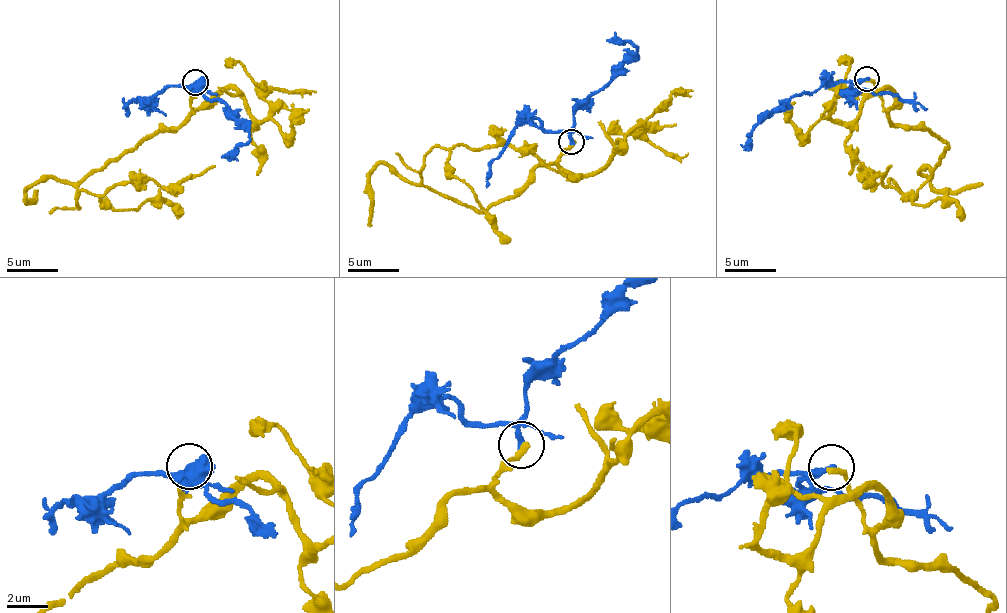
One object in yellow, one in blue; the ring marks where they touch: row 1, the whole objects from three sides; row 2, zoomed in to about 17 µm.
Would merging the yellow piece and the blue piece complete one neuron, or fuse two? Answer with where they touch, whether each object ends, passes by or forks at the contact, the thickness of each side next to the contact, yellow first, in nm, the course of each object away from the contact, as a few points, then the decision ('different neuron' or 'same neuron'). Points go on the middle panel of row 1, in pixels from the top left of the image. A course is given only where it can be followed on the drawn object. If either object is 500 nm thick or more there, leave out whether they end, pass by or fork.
at (571, 141); yellow ends there; blue ends there; 280 nm thick on the yellow side, 280 nm on the other; yellow runs (571, 141), (482, 211), (427, 188), (420, 171), (433, 147), (512, 145), (566, 176); blue runs (572, 141), (574, 113), (637, 51), (630, 42), (607, 40); different neuron

